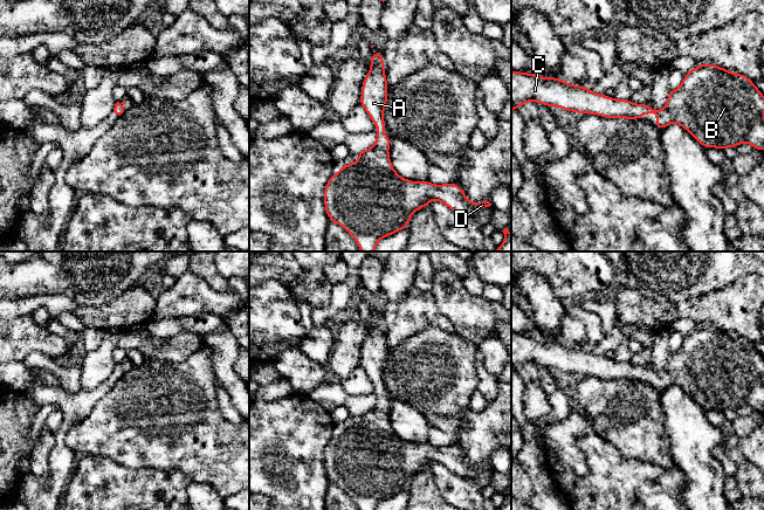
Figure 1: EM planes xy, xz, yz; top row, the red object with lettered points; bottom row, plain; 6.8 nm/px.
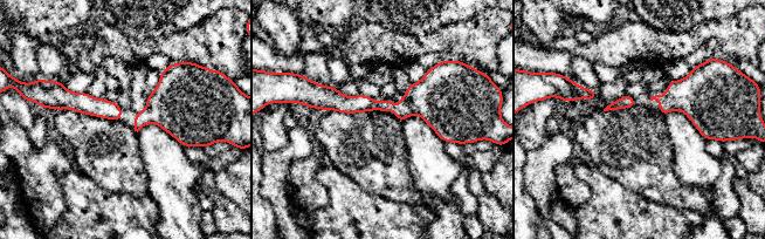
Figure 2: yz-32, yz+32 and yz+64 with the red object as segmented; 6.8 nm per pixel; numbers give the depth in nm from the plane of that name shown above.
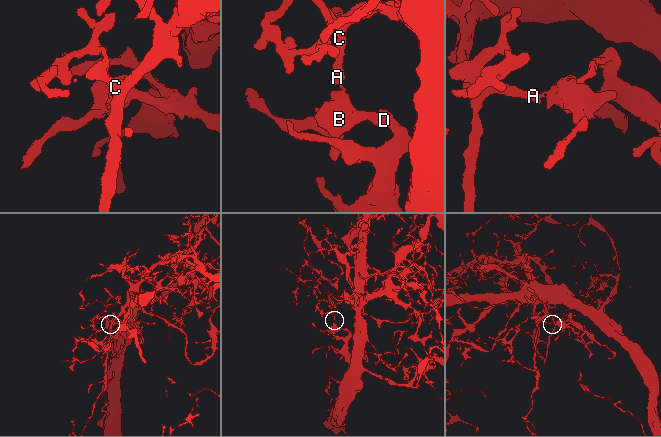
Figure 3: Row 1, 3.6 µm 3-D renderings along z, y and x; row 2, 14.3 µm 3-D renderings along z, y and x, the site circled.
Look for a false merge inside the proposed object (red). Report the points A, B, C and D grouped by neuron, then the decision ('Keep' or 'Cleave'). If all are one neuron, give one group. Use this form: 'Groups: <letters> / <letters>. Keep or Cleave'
Groups: A B C D. Keep

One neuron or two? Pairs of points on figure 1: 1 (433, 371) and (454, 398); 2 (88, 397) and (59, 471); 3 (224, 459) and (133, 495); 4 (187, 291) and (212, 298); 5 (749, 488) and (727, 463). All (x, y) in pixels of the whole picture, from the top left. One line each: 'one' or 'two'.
1: one
2: one
3: two
4: one
5: two

